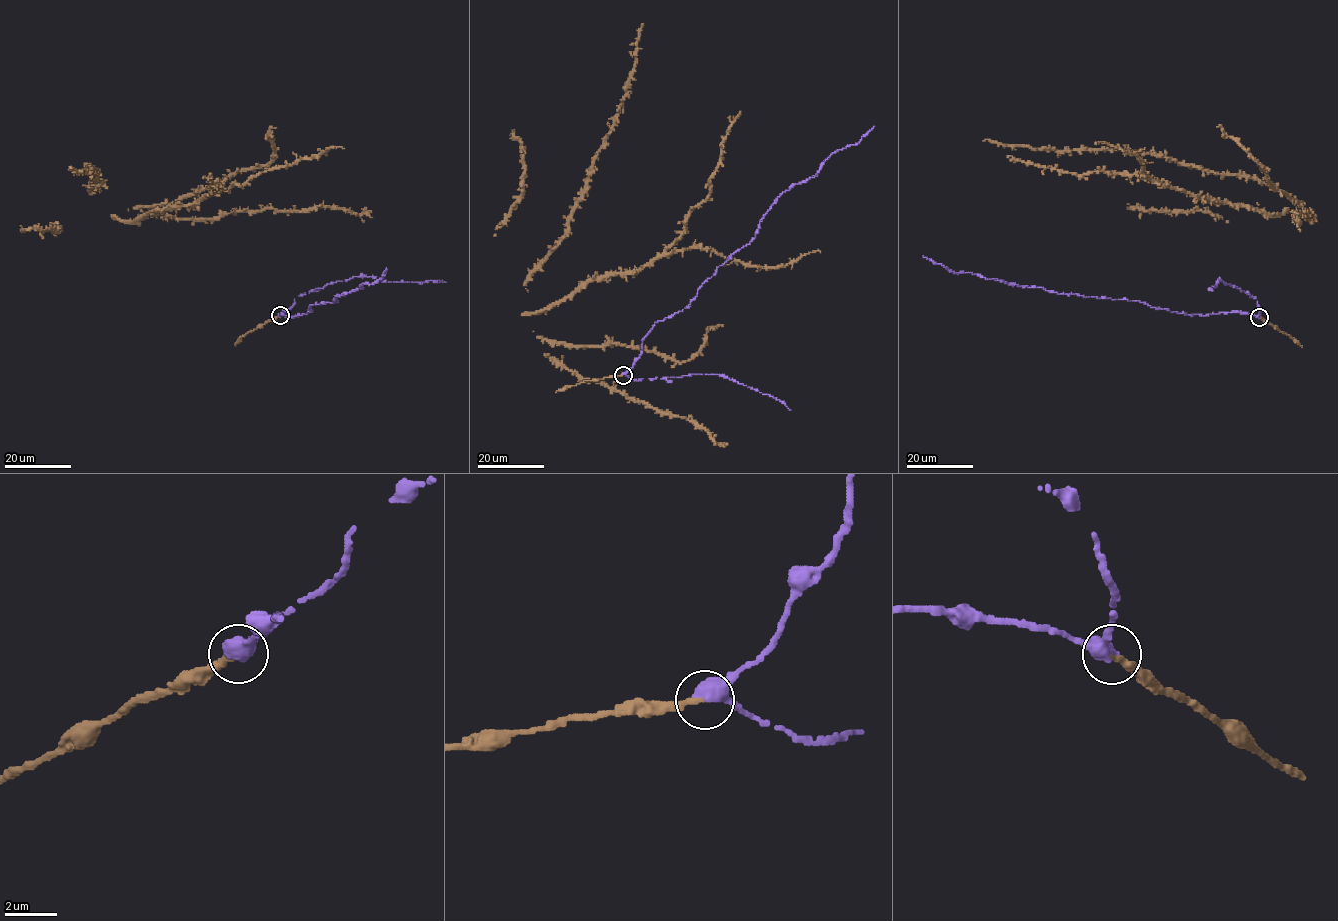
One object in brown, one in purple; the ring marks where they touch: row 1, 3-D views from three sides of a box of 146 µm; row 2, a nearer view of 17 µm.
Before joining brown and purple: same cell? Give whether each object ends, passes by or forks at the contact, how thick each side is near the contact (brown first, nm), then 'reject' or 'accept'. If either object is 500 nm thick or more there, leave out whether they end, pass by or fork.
brown ends | purple passes by | 280/440 nm | accept

